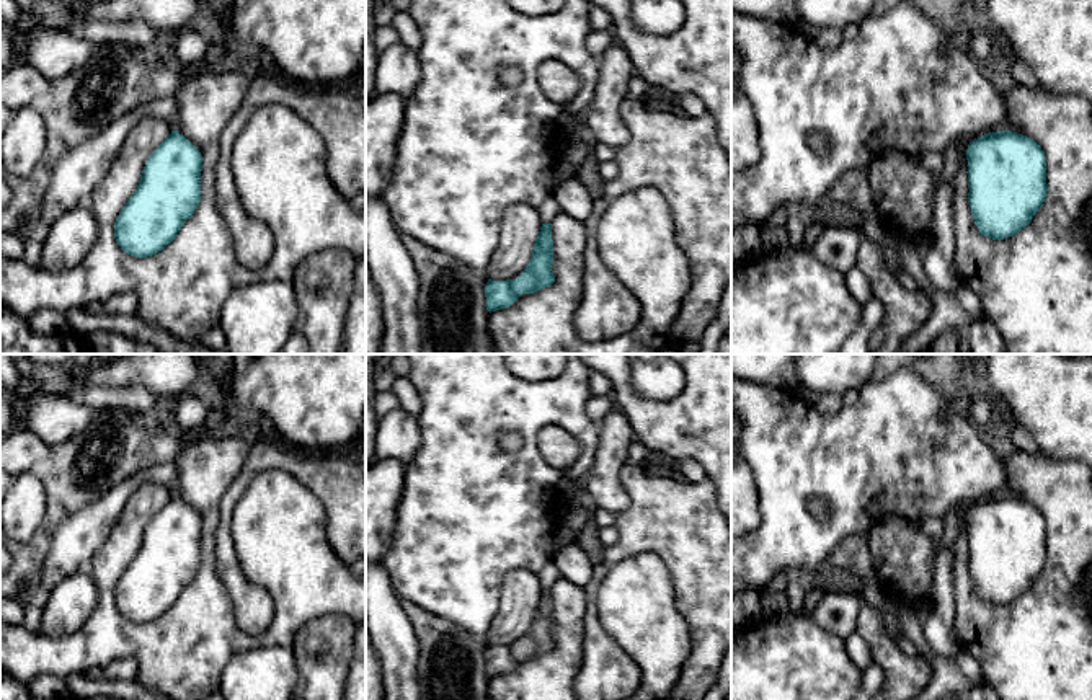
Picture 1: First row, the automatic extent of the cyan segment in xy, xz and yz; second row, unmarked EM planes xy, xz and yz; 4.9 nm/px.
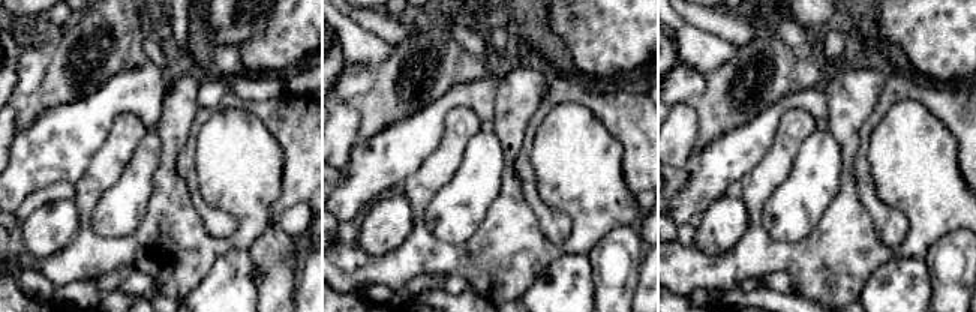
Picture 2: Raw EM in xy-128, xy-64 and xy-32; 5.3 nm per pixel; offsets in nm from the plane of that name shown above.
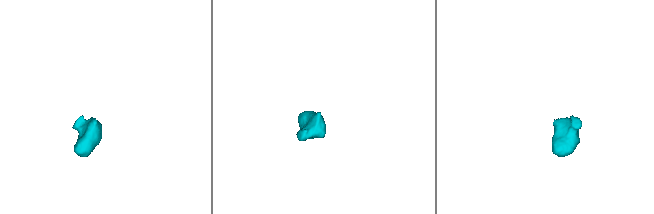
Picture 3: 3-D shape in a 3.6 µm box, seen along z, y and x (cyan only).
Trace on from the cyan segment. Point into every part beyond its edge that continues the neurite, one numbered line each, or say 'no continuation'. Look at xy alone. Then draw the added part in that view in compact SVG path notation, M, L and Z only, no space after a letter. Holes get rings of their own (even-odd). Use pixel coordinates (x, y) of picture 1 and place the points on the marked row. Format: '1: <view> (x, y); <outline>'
1: xy (75, 173); M175 95L131 109L98 135L64 152L49 171L39 171L44 183L41 201L38 210L21 224L18 235L24 238L38 222L52 225L70 209L88 204L93 189L121 158L129 132L144 117L157 117L171 131L178 131L180 114Z

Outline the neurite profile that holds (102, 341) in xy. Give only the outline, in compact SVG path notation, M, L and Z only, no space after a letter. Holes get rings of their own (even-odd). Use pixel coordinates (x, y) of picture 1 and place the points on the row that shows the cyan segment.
M95 331L87 338L91 354L162 354L152 344L113 331Z

